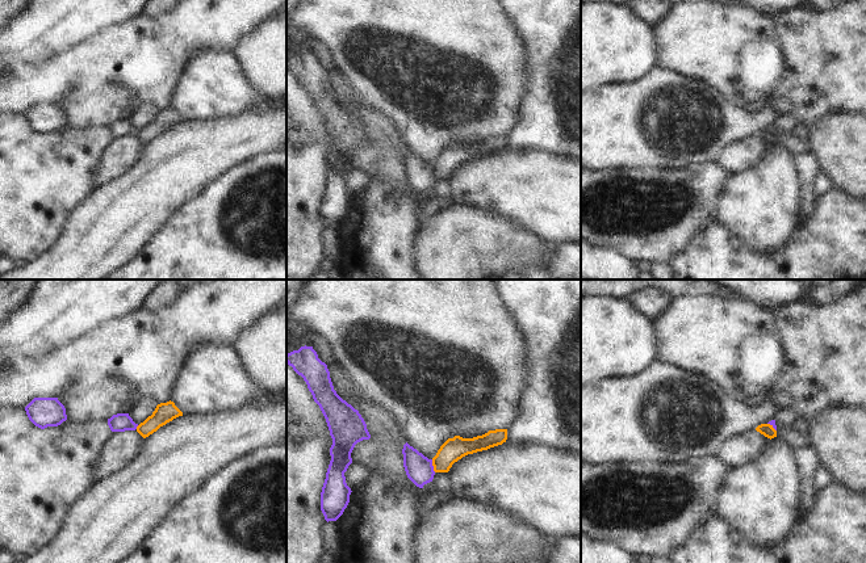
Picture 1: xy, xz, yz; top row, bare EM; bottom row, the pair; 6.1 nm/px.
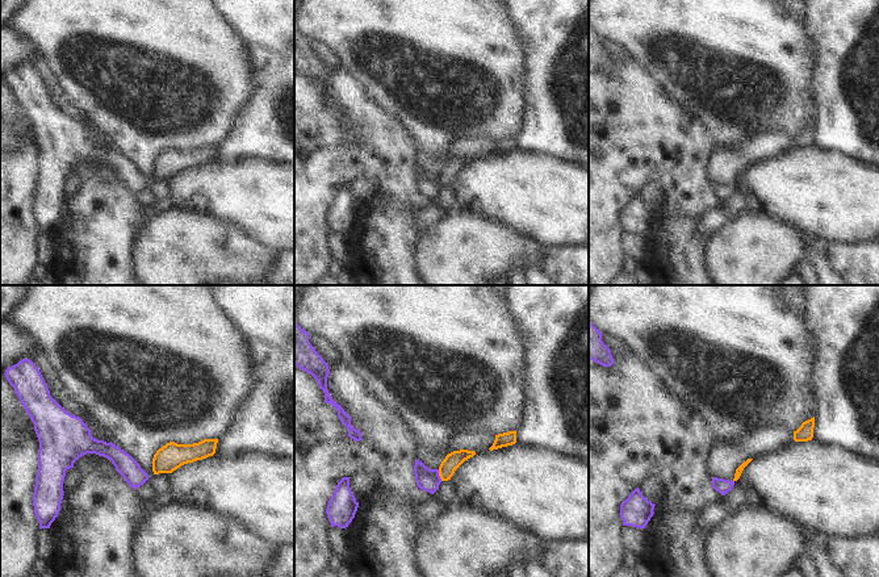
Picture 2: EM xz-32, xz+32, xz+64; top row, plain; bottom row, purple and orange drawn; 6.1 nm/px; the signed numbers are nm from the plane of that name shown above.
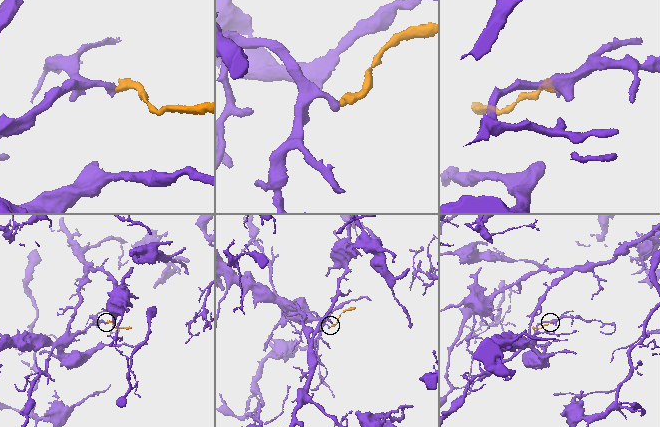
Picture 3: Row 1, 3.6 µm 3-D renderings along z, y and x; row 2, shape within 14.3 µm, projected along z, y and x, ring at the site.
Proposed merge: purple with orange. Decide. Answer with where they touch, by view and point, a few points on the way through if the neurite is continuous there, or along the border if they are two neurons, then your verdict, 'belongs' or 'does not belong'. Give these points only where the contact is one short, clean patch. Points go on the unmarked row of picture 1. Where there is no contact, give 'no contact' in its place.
meets purple in xz at (432, 172); border along xz (431, 166), (435, 177); does not belong

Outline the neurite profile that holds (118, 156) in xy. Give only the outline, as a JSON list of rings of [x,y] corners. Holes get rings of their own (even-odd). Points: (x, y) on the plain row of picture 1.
[[[135,136],[113,138],[105,147],[95,171],[95,182],[101,185],[118,178],[142,155],[145,144]]]

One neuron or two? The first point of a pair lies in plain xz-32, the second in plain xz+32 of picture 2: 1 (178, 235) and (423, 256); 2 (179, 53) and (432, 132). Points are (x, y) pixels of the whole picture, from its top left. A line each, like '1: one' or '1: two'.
1: one
2: one

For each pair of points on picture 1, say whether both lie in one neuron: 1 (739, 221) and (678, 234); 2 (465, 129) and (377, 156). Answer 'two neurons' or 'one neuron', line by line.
1: two neurons
2: two neurons

